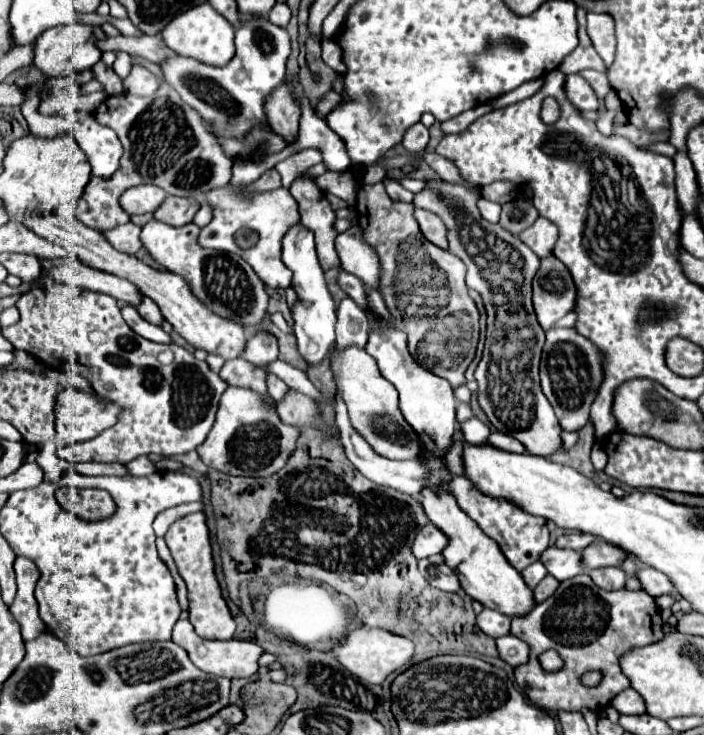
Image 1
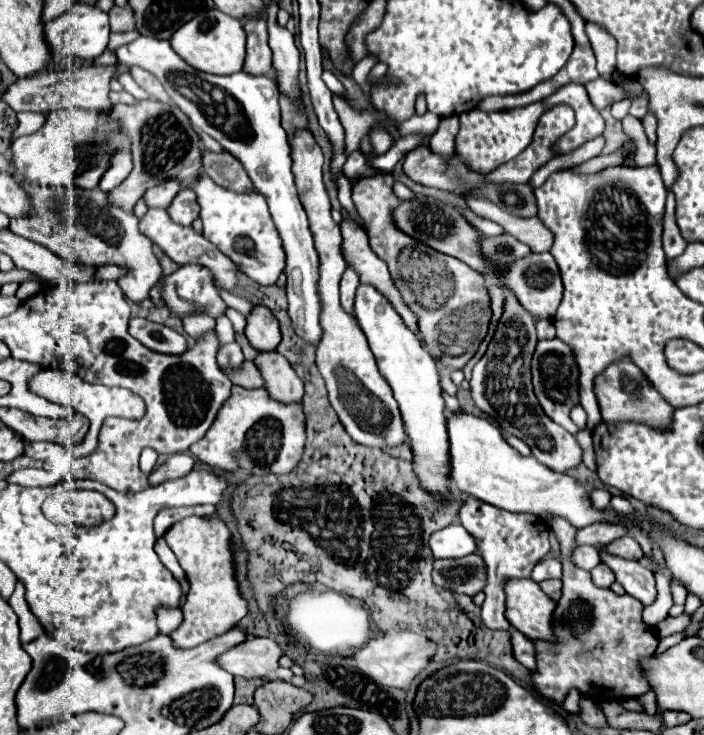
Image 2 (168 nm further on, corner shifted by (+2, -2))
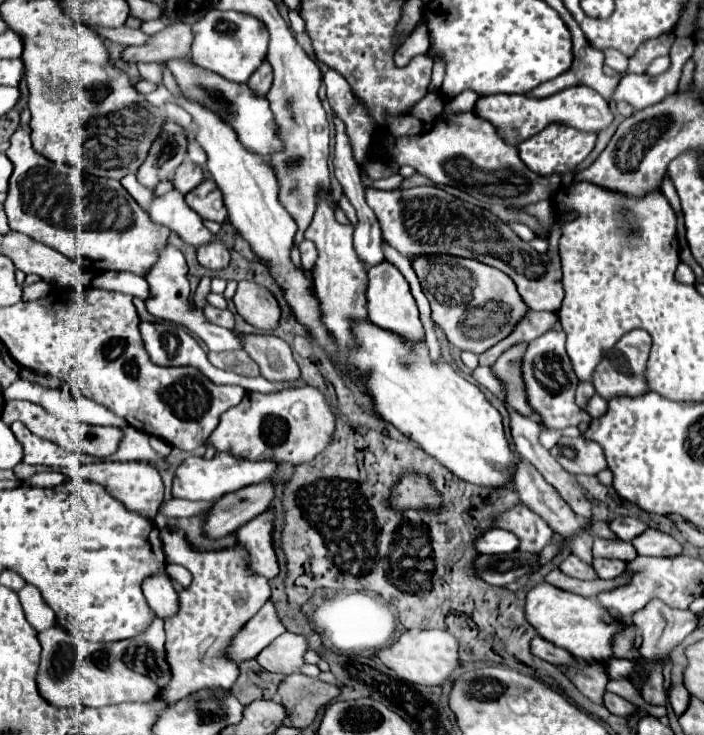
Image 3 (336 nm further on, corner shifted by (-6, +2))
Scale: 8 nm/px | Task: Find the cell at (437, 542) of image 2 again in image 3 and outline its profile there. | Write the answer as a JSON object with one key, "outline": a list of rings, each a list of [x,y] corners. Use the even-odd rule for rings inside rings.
{"outline":[[[497,528],[483,534],[475,546],[481,554],[507,554],[519,548],[519,540],[517,536],[513,536],[513,532]]]}

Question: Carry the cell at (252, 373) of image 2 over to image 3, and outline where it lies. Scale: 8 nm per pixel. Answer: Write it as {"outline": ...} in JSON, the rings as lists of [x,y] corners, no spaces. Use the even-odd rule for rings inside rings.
{"outline":[[[209,352],[209,362],[221,370],[231,370],[241,376],[259,376],[259,366],[243,352]]]}

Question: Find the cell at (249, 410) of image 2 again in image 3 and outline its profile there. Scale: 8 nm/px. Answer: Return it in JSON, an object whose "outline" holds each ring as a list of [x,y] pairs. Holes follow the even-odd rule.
{"outline":[[[301,386],[283,390],[277,394],[247,392],[241,404],[229,408],[219,426],[209,436],[207,444],[213,444],[217,452],[233,452],[247,460],[275,460],[277,464],[303,464],[311,462],[319,452],[329,446],[333,438],[335,416],[325,396],[313,386]]]}

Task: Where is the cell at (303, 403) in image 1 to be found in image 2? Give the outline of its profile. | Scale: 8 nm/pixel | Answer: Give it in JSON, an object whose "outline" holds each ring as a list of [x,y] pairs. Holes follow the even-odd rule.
{"outline":[[[261,352],[255,358],[257,368],[265,378],[269,396],[281,404],[301,404],[303,382],[295,376],[291,364],[279,352]]]}

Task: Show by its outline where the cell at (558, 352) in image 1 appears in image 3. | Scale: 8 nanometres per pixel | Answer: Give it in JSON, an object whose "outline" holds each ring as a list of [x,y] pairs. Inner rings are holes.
{"outline":[[[549,330],[543,336],[531,340],[525,348],[525,356],[521,358],[521,374],[525,376],[529,406],[539,416],[539,424],[543,428],[567,428],[591,420],[591,416],[575,404],[575,388],[579,380],[565,352],[565,332]]]}

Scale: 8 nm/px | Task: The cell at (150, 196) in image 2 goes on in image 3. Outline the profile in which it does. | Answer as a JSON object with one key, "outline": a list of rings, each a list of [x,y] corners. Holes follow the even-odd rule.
{"outline":[[[185,160],[185,164],[181,164],[173,176],[173,184],[175,190],[179,190],[181,194],[191,192],[195,186],[199,186],[205,180],[203,176],[203,168],[193,164],[191,160]]]}

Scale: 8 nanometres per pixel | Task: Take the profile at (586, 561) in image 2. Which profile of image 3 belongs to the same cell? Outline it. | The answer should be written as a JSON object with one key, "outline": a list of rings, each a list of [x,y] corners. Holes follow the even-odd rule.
{"outline":[[[595,538],[593,540],[593,556],[595,558],[619,558],[623,562],[631,562],[633,558],[637,558],[637,550],[633,548],[631,542],[625,540],[601,540]]]}

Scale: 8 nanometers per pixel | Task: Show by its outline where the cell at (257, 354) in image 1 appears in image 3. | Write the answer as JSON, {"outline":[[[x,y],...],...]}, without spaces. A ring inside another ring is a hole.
{"outline":[[[241,280],[233,296],[237,312],[255,328],[267,332],[279,324],[279,306],[273,294],[255,282]]]}

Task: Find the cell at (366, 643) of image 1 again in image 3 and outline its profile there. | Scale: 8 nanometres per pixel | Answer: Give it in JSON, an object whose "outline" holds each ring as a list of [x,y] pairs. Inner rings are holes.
{"outline":[[[421,630],[421,632],[405,632],[397,644],[379,650],[377,658],[393,668],[399,678],[409,680],[421,686],[441,686],[457,668],[459,668],[459,644],[445,630]]]}

